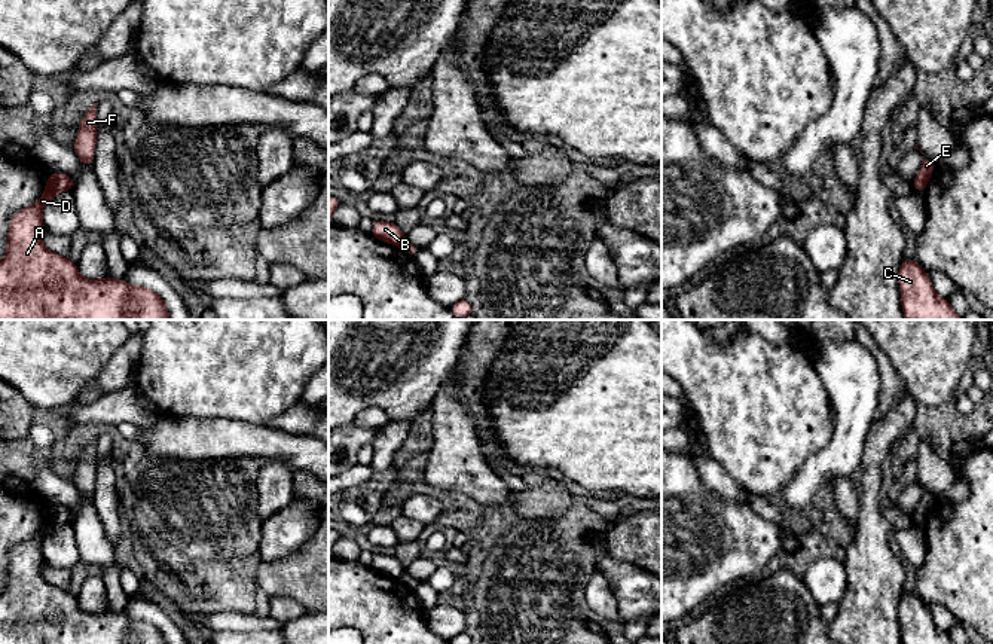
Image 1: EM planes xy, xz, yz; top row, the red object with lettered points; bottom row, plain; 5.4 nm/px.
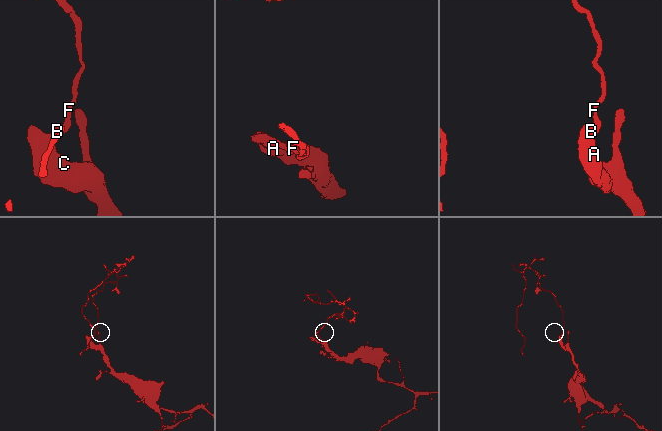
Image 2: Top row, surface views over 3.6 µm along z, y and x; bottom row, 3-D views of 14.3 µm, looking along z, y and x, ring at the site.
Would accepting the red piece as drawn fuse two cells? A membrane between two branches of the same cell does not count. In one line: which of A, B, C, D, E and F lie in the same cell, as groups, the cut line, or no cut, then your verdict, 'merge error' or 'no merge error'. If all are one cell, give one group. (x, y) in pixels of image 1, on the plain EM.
groups A B C D / E F; cut xz (405, 571), (399, 579); merge error

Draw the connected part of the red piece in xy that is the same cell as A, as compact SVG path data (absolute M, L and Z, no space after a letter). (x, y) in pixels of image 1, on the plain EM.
M51 504L39 534L10 550L7 583L0 595L0 644L168 644L162 631L149 620L131 619L109 608L97 614L85 613L77 596L45 580L43 541L65 524L70 524L70 509Z

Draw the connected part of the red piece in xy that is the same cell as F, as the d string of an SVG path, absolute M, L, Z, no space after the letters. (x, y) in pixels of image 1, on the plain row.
M92 437L86 443L80 458L77 460L79 467L71 480L82 497L91 501L94 500L94 482L97 476L97 439L98 437Z

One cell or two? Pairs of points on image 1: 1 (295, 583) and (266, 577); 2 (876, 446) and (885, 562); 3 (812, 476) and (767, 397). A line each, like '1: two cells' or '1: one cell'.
1: one cell
2: one cell
3: two cells

